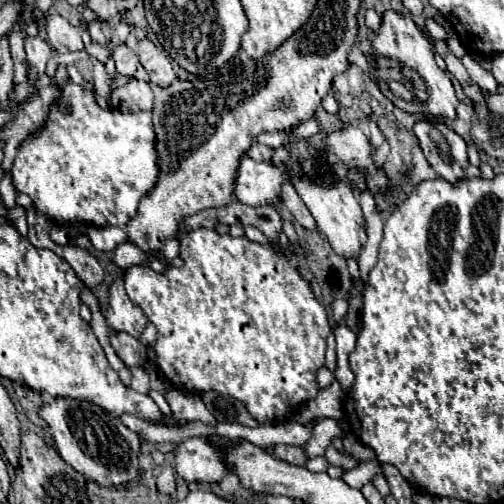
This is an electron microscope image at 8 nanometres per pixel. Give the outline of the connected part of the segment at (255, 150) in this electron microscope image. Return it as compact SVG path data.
M252 144L252 148L246 154L256 162L268 162L270 156L272 156L272 148L262 146L262 144Z

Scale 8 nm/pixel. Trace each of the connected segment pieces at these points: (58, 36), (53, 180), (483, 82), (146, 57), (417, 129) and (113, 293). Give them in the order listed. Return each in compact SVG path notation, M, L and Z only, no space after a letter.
M48 14L46 20L46 34L48 42L56 52L74 52L84 50L84 42L80 38L80 28L72 26L66 18L60 14Z
M66 80L62 96L52 104L46 124L40 132L30 134L20 146L12 164L12 184L18 192L32 198L34 206L58 226L120 226L136 214L138 202L156 186L160 174L156 134L152 132L150 112L124 112L118 108L102 108L94 94L94 84L78 86Z
M462 58L462 64L464 64L464 68L468 70L472 82L478 84L484 92L494 92L494 90L496 90L498 82L496 82L496 78L494 78L488 70L484 70L484 68L482 68L480 64L476 64L474 60L466 60L466 58Z
M148 38L138 42L138 60L146 68L150 80L158 86L168 86L176 80L176 74L172 70L170 58L162 48L152 44Z
M420 120L414 124L414 134L420 140L426 160L436 170L436 174L448 182L464 178L464 168L468 166L466 142L442 120Z
M116 280L110 286L106 322L114 332L128 332L134 338L140 338L140 334L148 322L144 312L136 304L132 304L130 298L126 298L122 280Z

